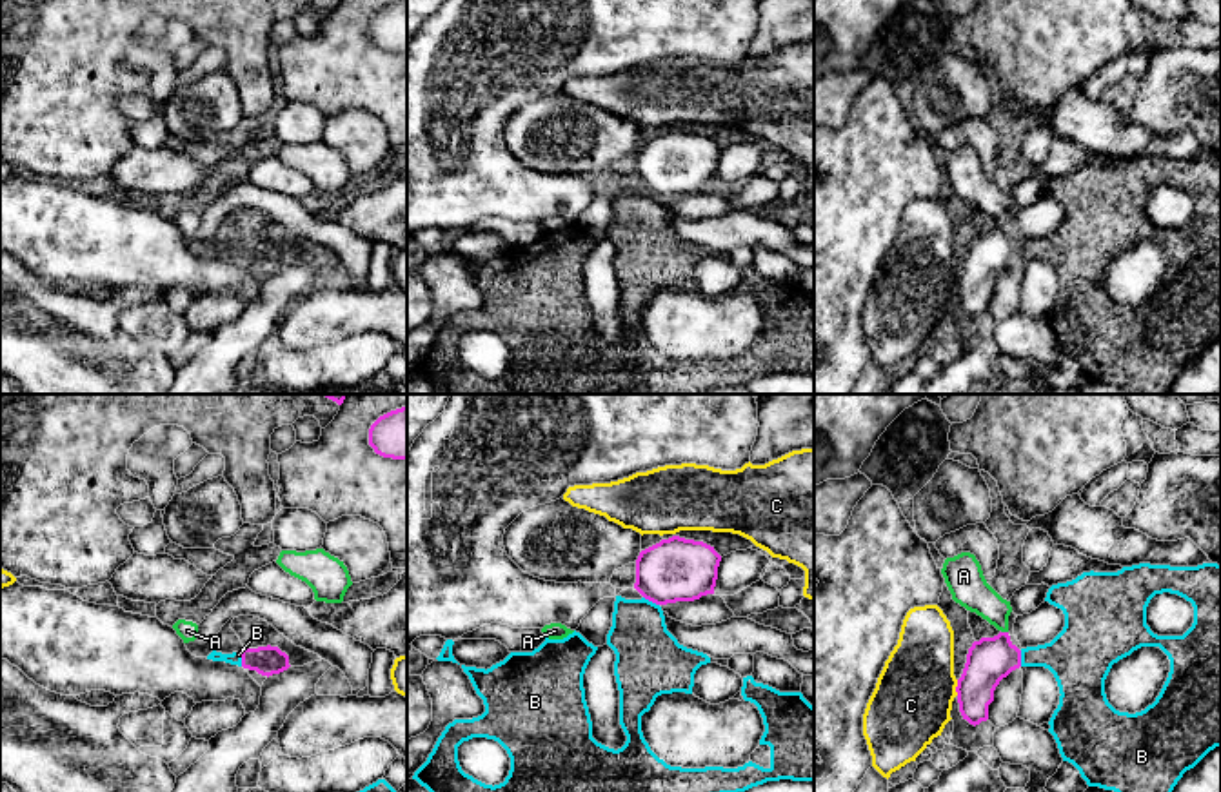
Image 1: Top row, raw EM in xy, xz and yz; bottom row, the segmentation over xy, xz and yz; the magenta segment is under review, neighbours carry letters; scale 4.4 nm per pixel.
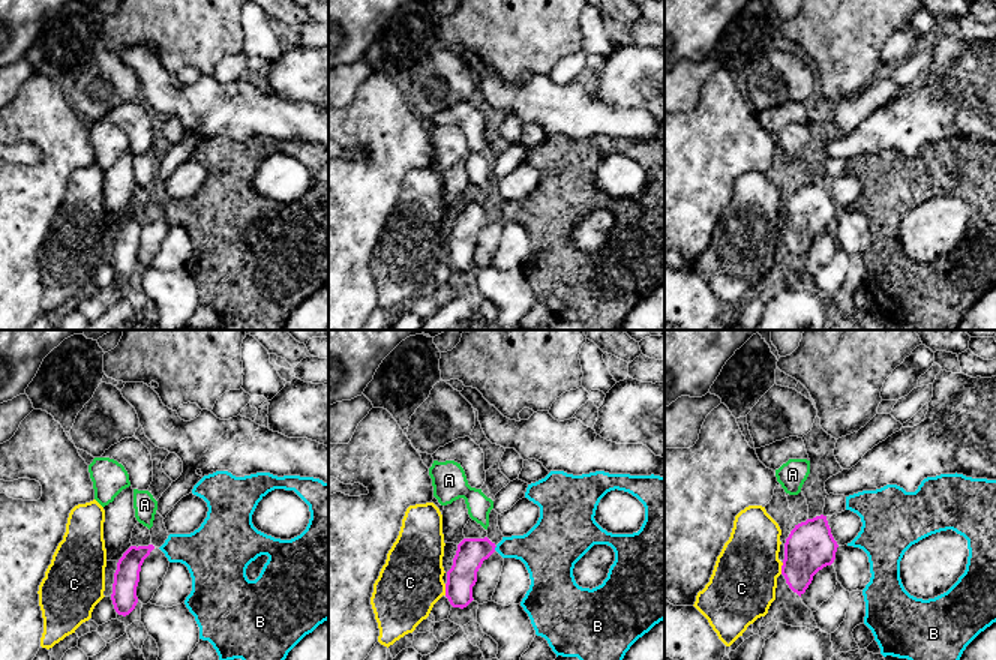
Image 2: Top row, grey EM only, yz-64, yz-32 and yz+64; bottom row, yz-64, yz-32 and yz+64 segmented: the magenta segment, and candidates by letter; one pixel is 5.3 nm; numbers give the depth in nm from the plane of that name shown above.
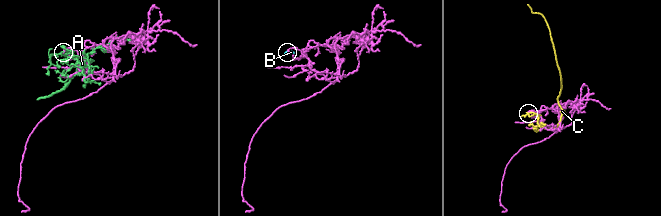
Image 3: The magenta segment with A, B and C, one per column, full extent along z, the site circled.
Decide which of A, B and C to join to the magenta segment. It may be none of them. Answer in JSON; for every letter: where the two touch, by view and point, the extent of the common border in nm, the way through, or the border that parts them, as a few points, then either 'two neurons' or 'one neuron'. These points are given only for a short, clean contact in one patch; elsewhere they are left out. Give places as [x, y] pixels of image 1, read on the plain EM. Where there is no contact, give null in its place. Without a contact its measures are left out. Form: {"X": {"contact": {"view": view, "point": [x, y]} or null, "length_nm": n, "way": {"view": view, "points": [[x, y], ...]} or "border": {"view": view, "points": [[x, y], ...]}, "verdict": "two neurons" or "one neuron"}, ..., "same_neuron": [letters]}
{"A": {"contact": {"view": "yz", "point": [1005, 226]}, "length_nm": 30, "border": {"view": "yz", "points": [[1002, 224], [1007, 226]]}, "verdict": "two neurons"}, "B": {"contact": {"view": "xy", "point": [242, 251]}, "length_nm": 70, "border": {"view": "xy", "points": [[240, 244], [242, 258]]}, "verdict": "two neurons"}, "C": {"contact": {"view": "yz", "point": [956, 280]}, "length_nm": 70, "verdict": "two neurons"}, "same_neuron": []}

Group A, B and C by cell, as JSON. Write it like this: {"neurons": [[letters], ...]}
{"neurons": [["A"], ["B"], ["C"]]}

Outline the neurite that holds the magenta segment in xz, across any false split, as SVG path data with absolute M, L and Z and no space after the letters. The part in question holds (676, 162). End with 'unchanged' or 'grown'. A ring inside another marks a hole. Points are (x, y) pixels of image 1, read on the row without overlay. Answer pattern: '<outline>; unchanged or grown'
M672 129L640 145L634 182L656 198L714 187L721 149L714 140Z; unchanged

